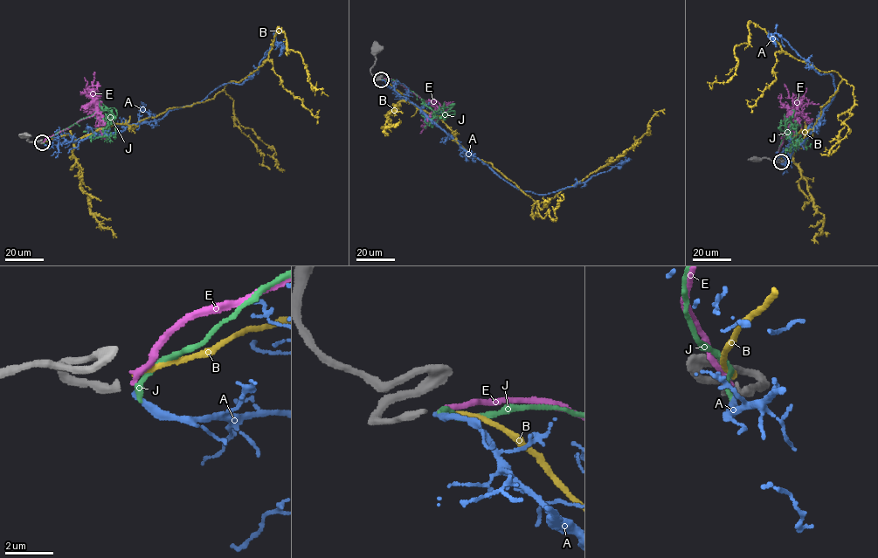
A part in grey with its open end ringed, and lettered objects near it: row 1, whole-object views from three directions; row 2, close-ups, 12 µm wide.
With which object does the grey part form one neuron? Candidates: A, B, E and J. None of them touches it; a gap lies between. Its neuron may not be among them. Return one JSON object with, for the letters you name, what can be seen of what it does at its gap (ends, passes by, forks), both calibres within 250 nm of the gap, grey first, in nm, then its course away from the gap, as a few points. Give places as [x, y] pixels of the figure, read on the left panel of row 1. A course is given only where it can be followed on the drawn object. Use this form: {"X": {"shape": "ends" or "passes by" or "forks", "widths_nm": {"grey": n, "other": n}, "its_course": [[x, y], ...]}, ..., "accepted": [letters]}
{"E": {"shape": "ends", "widths_nm": {"grey": 300, "other": 240}, "its_course": [[43, 142], [48, 137], [94, 114], [96, 108], [93, 92], [86, 86], [85, 92], [80, 94]]}, "accepted": ["E"]}

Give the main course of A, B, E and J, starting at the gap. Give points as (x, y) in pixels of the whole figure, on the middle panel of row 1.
A: (381, 79), (417, 106), (461, 147), (522, 190), (538, 194), (553, 193), (584, 182), (618, 164)
B: (382, 79), (438, 115), (456, 141), (537, 203), (616, 160), (648, 134), (654, 113), (665, 113)
E: (381, 79), (393, 79), (438, 109), (438, 115), (420, 133)
J: (382, 79), (393, 79), (445, 113), (453, 114), (455, 112), (441, 111), (425, 118), (416, 108)

